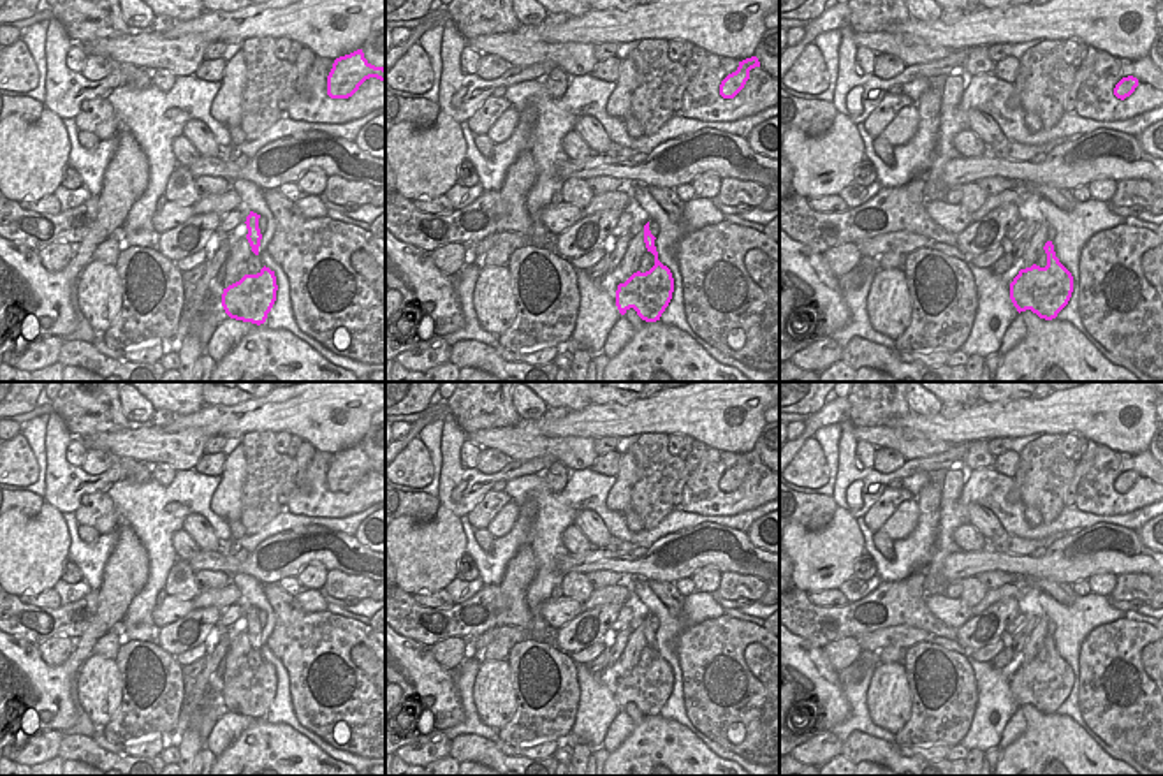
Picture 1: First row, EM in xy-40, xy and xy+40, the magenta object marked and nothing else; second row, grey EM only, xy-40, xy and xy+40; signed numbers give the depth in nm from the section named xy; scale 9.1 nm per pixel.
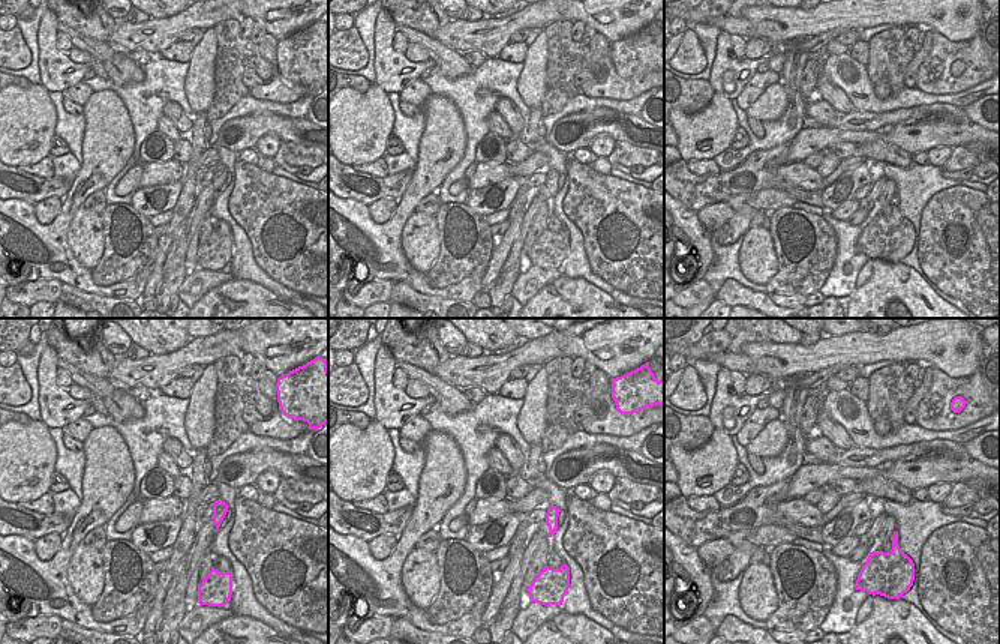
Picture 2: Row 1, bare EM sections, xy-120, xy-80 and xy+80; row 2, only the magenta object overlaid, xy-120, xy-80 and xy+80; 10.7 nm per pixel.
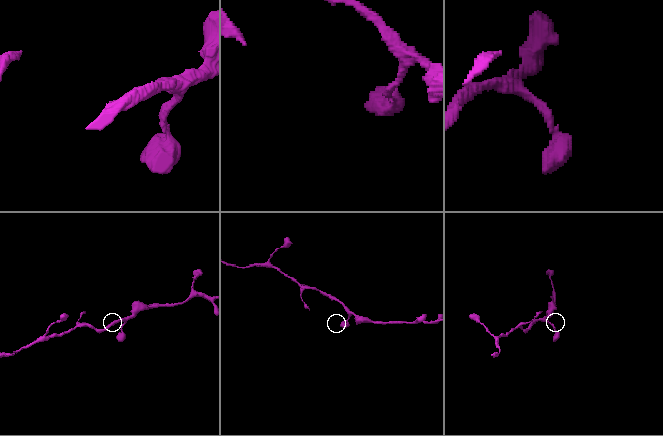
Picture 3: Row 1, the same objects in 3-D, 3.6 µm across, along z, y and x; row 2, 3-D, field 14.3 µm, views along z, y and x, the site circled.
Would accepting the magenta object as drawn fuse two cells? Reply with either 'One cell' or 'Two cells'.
One cell

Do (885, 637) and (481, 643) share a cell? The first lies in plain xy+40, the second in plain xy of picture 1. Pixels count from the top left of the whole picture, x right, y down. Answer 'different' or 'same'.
same

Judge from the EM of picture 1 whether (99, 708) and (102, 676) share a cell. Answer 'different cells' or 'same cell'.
same cell

